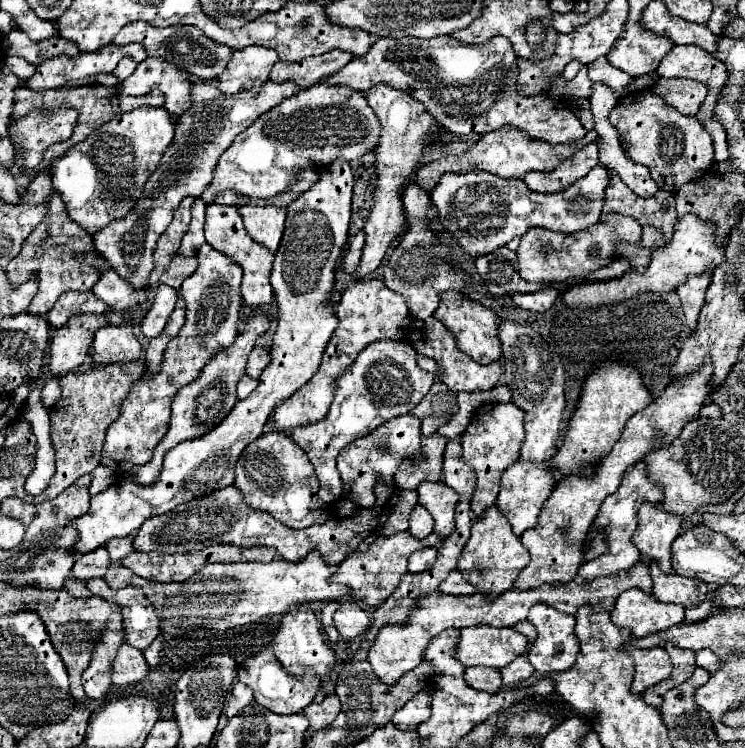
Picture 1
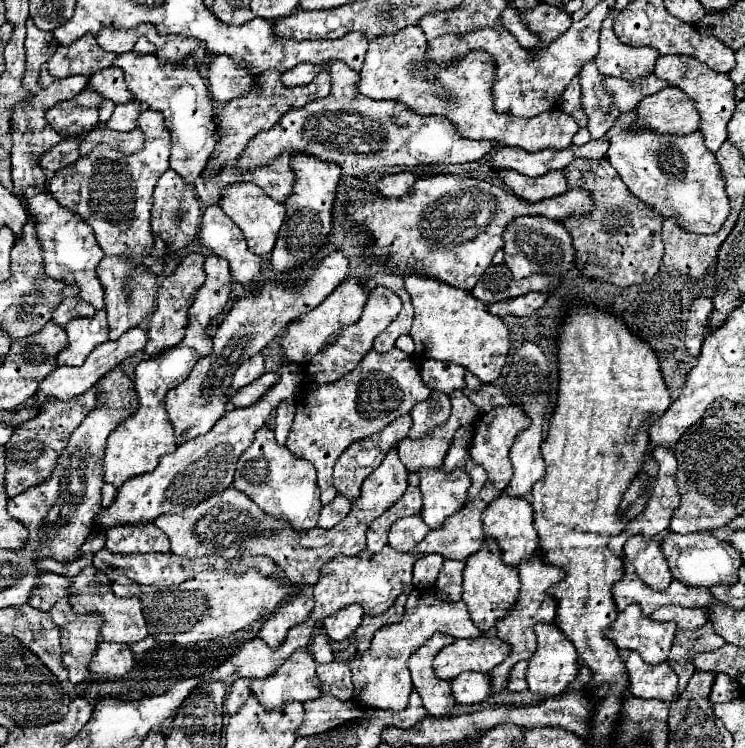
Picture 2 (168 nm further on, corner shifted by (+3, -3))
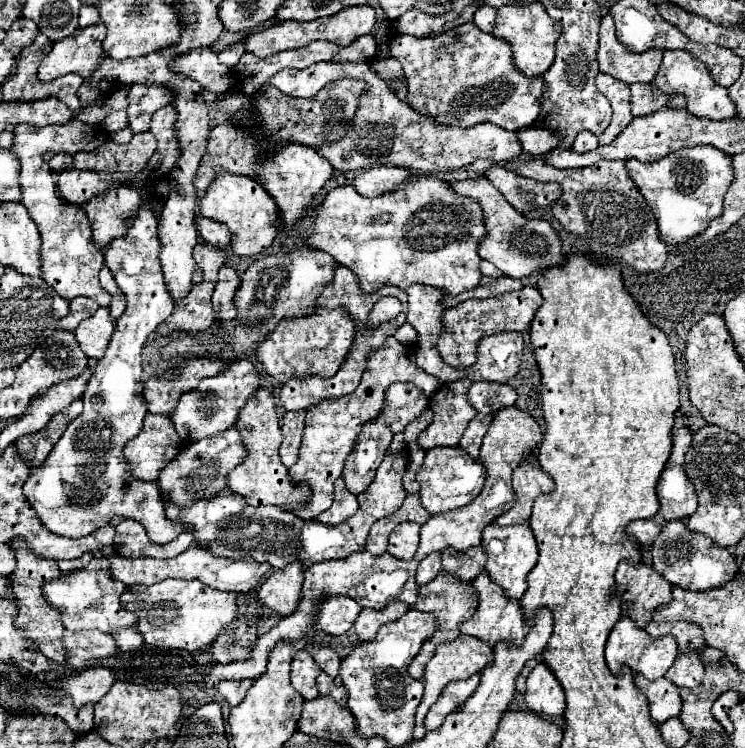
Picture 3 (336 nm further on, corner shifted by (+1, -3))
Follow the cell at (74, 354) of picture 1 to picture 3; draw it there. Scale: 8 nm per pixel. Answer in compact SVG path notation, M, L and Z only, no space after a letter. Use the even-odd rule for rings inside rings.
M100 307L90 319L84 319L80 327L74 331L78 343L82 345L82 351L90 359L102 359L112 333L114 333L114 321L110 319L108 307Z

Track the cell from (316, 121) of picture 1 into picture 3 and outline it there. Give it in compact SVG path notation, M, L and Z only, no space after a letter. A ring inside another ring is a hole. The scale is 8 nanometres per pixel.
M316 63L314 69L304 73L308 79L312 77L310 73L330 73L330 81L342 77L362 79L370 87L366 95L362 95L358 115L346 137L318 151L338 171L346 173L356 169L372 169L378 165L394 165L410 167L418 173L438 173L468 167L476 159L494 159L496 163L506 163L524 153L516 133L502 131L502 127L494 127L492 123L474 125L470 129L438 127L432 119L418 115L418 111L410 111L410 107L406 107L406 103L400 101L378 75L374 75L368 63Z

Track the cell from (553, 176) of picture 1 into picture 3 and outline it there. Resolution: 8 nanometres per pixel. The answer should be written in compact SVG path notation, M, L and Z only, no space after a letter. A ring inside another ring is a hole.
M490 167L484 175L522 215L546 207L558 201L558 197L562 195L562 187L558 183L538 183L534 179L516 177L512 171L506 171L504 167Z

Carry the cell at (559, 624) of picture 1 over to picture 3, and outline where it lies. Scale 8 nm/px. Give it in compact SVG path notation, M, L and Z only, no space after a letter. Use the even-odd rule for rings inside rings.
M540 663L526 679L526 693L524 693L526 707L540 715L560 717L566 709L564 691L554 679L552 671Z

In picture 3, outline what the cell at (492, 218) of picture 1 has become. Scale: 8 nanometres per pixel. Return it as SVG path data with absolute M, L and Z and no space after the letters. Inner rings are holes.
M414 175L398 189L372 199L358 195L354 187L336 187L314 213L316 221L302 239L352 269L366 295L384 285L408 289L416 283L458 295L474 289L482 277L478 257L478 243L486 233L482 211L472 199L454 195L450 183L434 175Z

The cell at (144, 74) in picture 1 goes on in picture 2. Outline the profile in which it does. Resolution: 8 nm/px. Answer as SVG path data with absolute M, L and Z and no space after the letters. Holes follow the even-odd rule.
M122 53L116 57L116 67L124 69L124 79L136 101L146 103L150 109L164 113L166 127L172 135L172 155L170 167L184 177L186 183L194 183L204 167L208 157L216 147L216 123L214 123L214 107L204 79L198 69L188 63L188 67L172 67L160 63L156 55L136 55Z

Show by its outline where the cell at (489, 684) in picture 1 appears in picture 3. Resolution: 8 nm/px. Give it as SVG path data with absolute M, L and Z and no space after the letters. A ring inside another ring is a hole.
M478 673L472 675L472 677L466 679L466 681L448 683L448 685L442 689L438 701L430 707L428 715L424 717L424 727L426 727L426 731L438 729L438 727L442 725L444 717L450 715L450 713L454 713L454 711L458 711L458 709L466 703L466 699L476 691L478 685L480 685L480 675L478 675Z

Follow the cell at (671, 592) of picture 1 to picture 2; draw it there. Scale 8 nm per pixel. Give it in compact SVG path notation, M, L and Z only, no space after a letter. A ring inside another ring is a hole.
M664 605L664 607L656 609L650 617L654 621L674 621L680 629L696 629L704 621L708 621L702 607L688 609L688 607L680 607L680 605Z

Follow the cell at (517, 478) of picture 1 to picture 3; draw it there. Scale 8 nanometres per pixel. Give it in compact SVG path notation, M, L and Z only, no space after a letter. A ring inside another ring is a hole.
M492 523L482 533L482 545L488 555L488 563L486 563L488 577L504 589L504 595L508 599L520 601L526 591L526 575L532 571L532 567L538 561L538 547L530 531L530 525L520 523L518 527L498 527L496 523Z

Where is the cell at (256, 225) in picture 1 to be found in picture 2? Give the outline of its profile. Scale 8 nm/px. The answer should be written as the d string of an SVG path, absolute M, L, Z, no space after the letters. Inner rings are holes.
M234 183L232 187L224 189L220 207L242 229L252 253L264 257L274 249L278 229L284 221L284 205L282 203L268 199L268 195L264 195L264 191L260 191L260 187L256 187L254 183Z

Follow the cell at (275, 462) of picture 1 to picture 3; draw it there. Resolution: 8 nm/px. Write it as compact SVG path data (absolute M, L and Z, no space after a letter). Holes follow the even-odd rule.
M258 387L250 395L248 403L240 409L234 427L240 431L242 443L246 447L246 459L228 473L228 477L226 477L228 487L232 491L236 491L238 495L242 495L246 499L246 503L252 507L276 505L276 507L288 511L288 509L294 509L294 507L300 507L302 503L306 503L306 499L310 497L310 491L306 491L304 485L294 485L290 481L288 469L282 465L280 455L278 455L282 433L280 433L280 425L278 425L276 399L274 399L272 391L266 387Z

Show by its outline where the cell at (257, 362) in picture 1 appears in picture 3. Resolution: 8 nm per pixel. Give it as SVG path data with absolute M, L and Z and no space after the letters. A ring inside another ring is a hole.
M238 359L238 363L236 361L230 363L230 367L226 367L218 375L206 377L188 393L182 393L176 409L170 413L176 433L180 435L182 441L194 443L230 429L234 425L234 419L238 417L238 411L246 405L246 401L258 387L260 387L258 369L248 359Z

